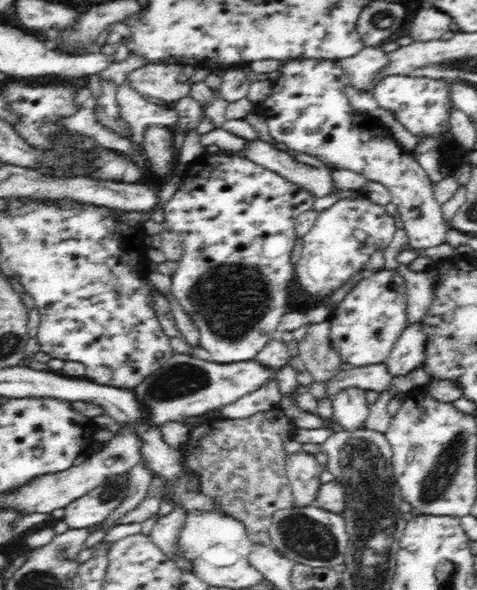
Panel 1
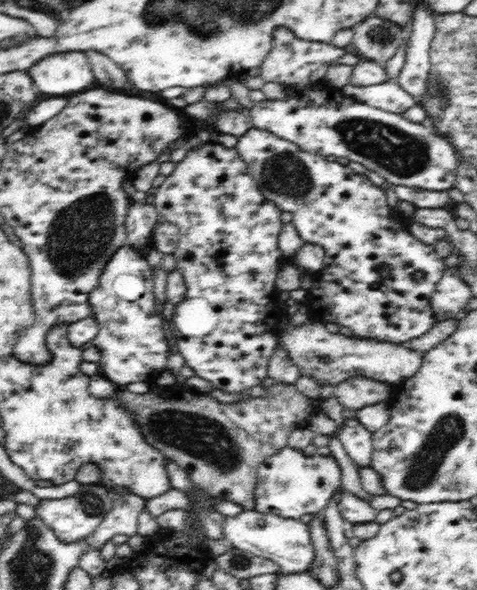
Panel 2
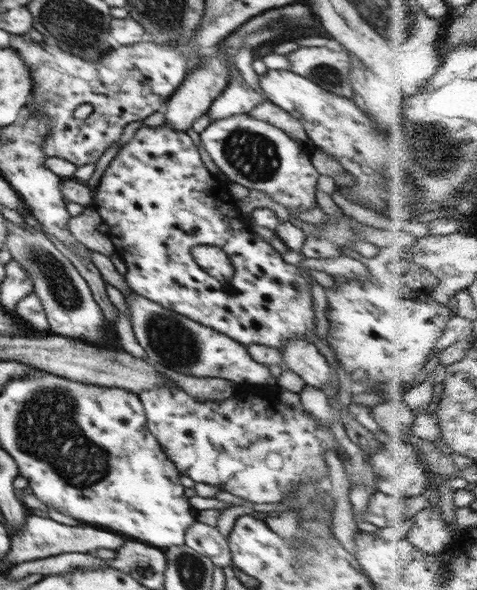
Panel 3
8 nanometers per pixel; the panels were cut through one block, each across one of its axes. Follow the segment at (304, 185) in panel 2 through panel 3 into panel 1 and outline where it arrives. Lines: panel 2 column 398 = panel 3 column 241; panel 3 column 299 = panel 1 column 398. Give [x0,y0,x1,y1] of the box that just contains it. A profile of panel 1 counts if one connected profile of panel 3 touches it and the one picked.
[328,270,406,366]

